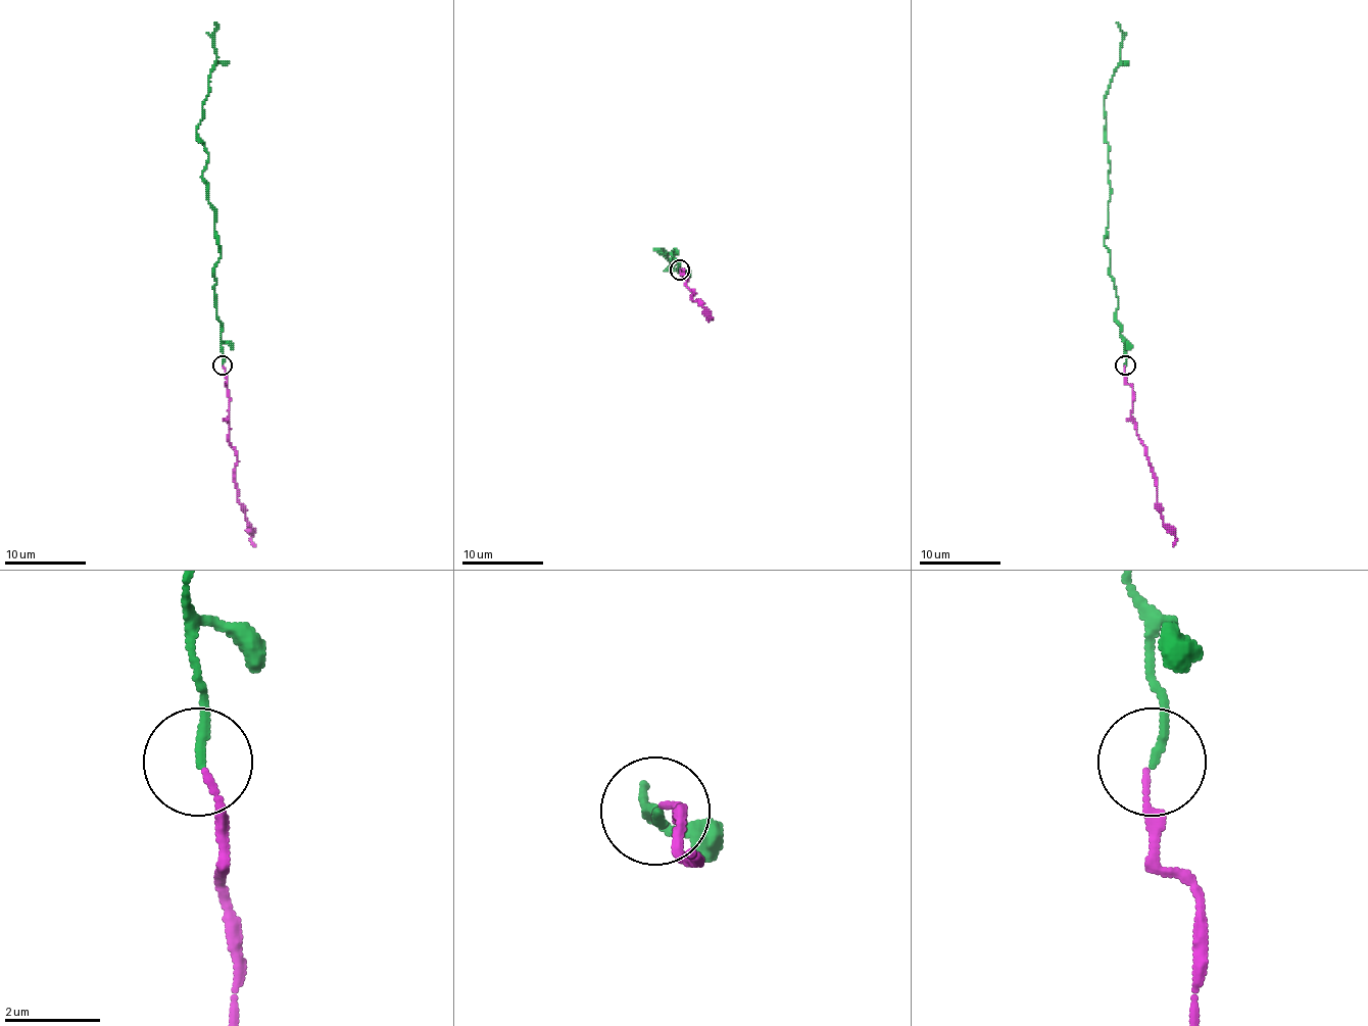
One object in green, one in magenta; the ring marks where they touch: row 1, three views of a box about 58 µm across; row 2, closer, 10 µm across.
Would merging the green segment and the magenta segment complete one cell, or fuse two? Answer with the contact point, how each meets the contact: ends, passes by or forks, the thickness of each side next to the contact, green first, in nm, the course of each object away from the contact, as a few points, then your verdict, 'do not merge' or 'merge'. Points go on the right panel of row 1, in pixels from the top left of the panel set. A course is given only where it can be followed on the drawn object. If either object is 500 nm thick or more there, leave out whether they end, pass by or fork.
(1125, 365) | green ends | magenta ends | 170/110 nm | green via (1124, 365), (1110, 250), (1104, 244), (1110, 201), (1104, 100), (1120, 61), (1122, 33), (1116, 22) | magenta via (1124, 365), (1124, 378), (1132, 388), (1130, 421), (1149, 457), (1163, 522), (1175, 536), (1173, 546) | merge

